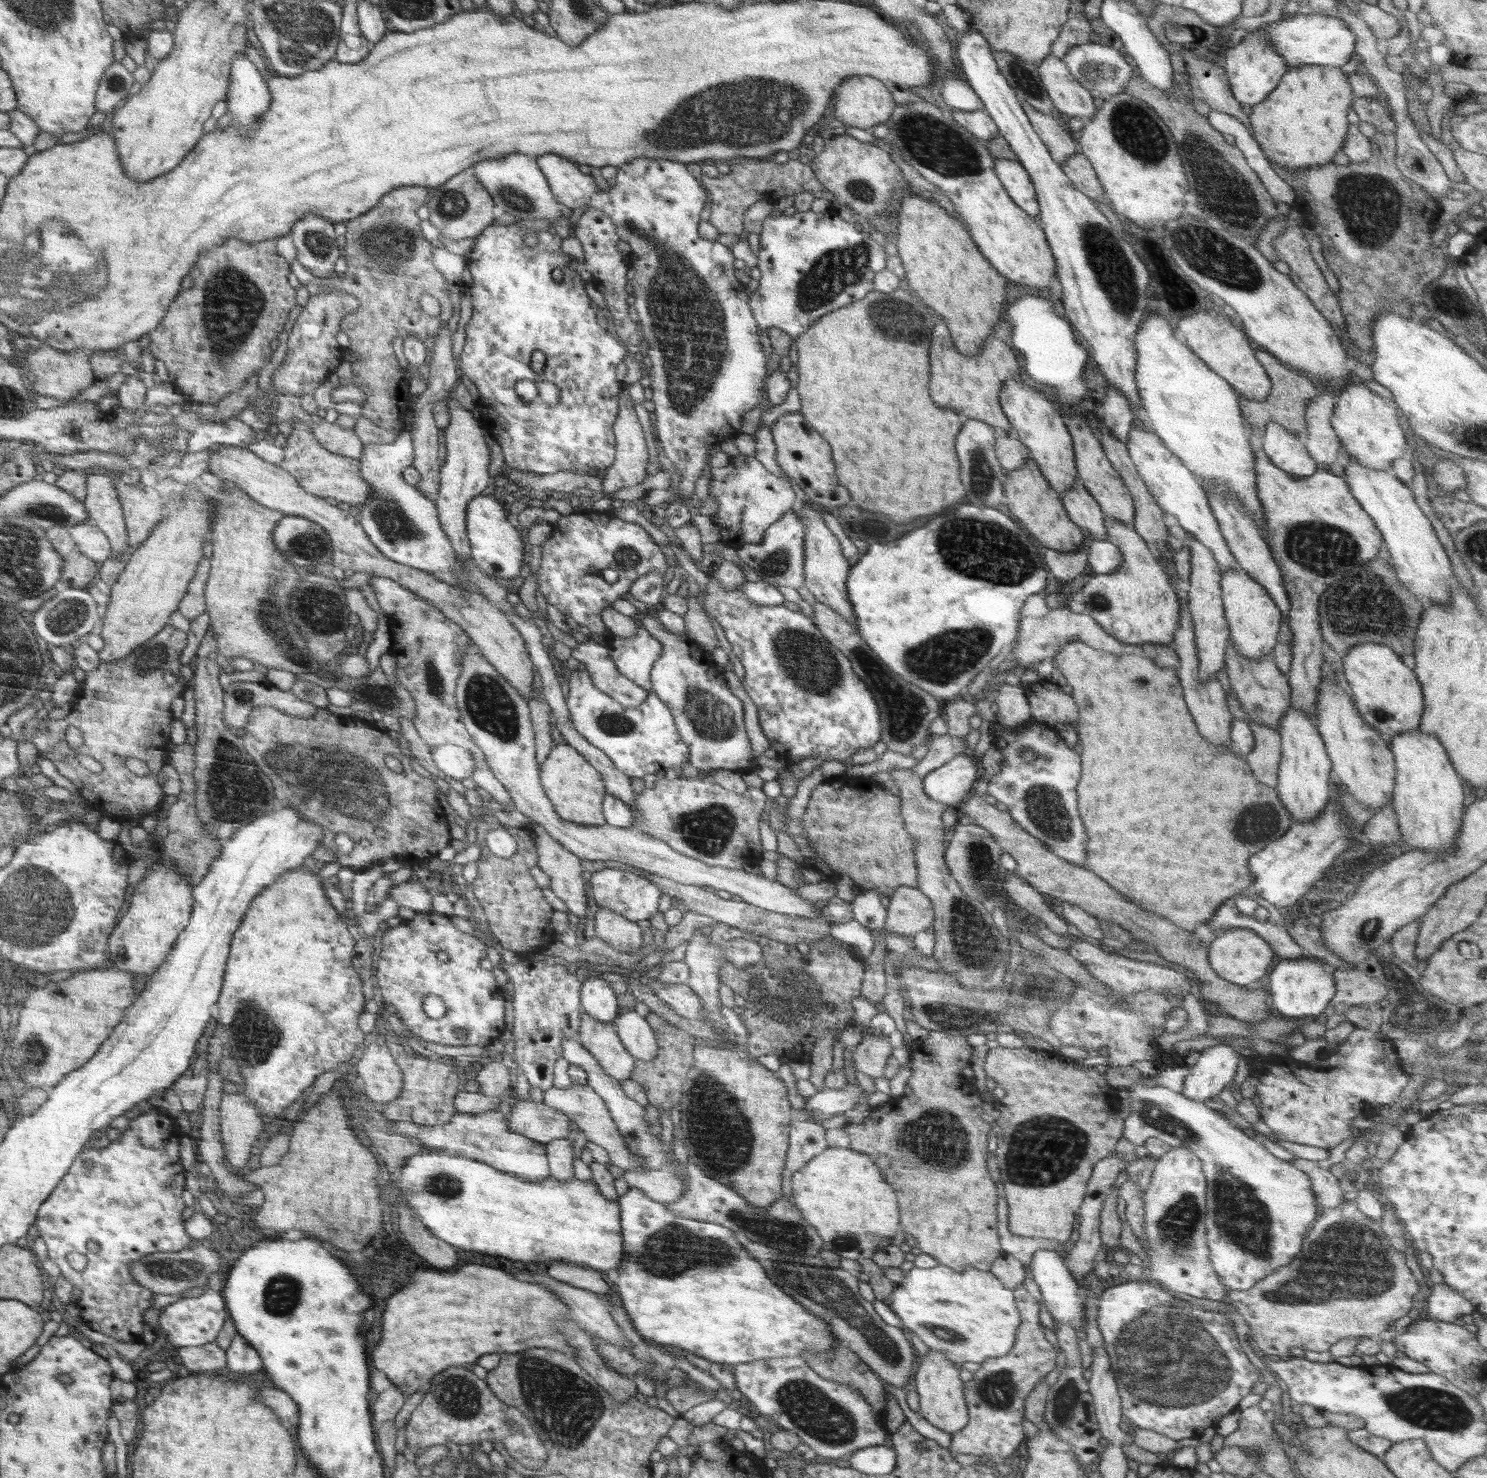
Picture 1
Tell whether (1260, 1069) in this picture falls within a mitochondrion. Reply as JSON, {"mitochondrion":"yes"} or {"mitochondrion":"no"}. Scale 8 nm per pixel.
{"mitochondrion":"no"}

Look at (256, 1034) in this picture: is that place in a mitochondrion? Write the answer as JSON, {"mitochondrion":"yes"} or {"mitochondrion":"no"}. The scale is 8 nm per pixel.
{"mitochondrion":"yes"}

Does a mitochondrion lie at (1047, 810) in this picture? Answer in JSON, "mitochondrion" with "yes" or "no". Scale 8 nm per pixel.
{"mitochondrion":"yes"}

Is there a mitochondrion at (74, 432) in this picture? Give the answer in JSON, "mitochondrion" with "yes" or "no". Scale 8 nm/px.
{"mitochondrion":"no"}

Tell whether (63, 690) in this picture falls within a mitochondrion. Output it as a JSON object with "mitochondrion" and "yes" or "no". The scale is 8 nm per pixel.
{"mitochondrion":"no"}

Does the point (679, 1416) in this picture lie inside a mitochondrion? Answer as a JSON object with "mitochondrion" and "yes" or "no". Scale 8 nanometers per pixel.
{"mitochondrion":"no"}

